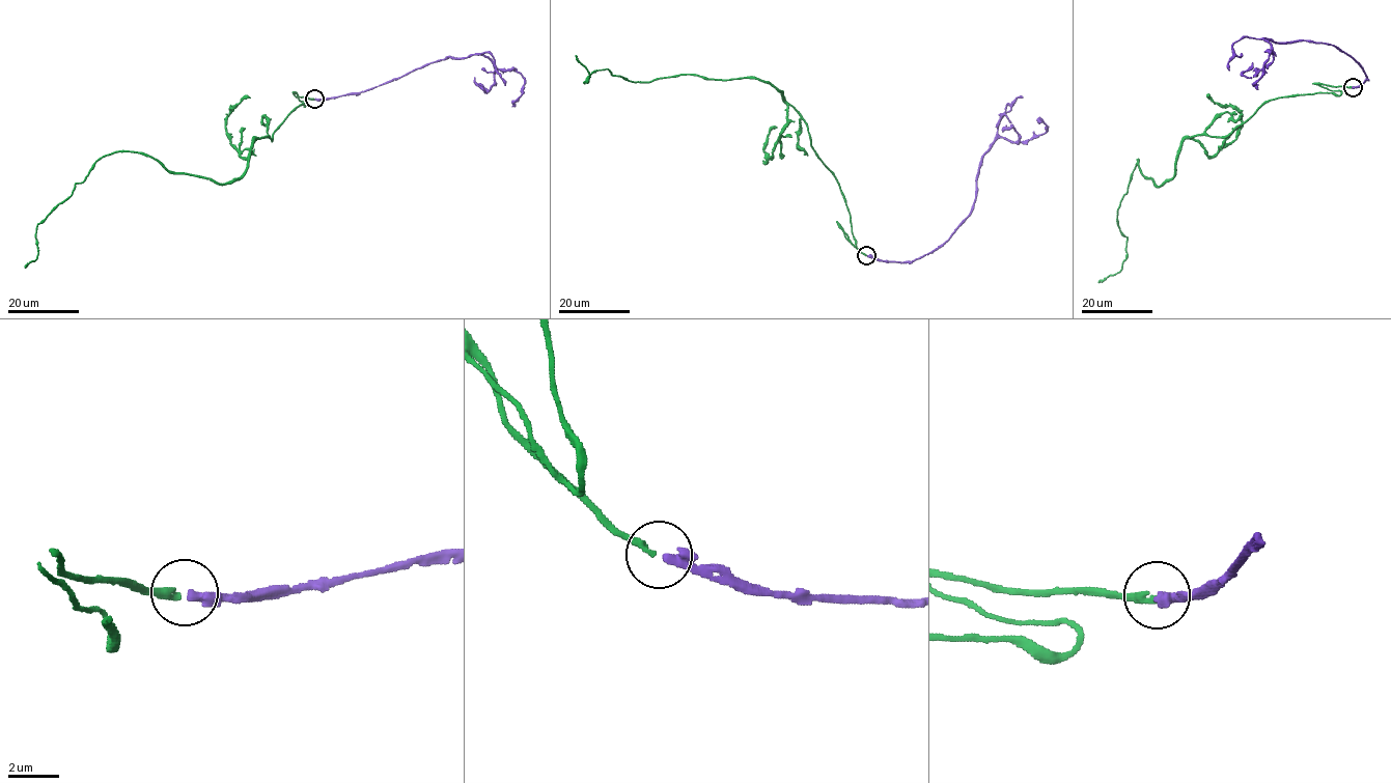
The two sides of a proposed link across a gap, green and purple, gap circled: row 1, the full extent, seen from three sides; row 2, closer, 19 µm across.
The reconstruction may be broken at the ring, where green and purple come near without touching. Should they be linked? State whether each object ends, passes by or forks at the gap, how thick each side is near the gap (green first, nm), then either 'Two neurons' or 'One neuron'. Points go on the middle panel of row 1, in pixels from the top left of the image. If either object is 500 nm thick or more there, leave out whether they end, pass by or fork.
At the ring green ends. At the ring purple ends. Thickness 240 nm (green) against 400 nm. One neuron

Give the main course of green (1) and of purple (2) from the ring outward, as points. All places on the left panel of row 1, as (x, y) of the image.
1: (314, 99), (295, 94), (305, 106), (256, 138), (232, 182), (101, 158), (37, 225), (25, 268)
2: (315, 99), (359, 93), (448, 57), (480, 55), (498, 68), (516, 71), (525, 79), (523, 94), (511, 106)

